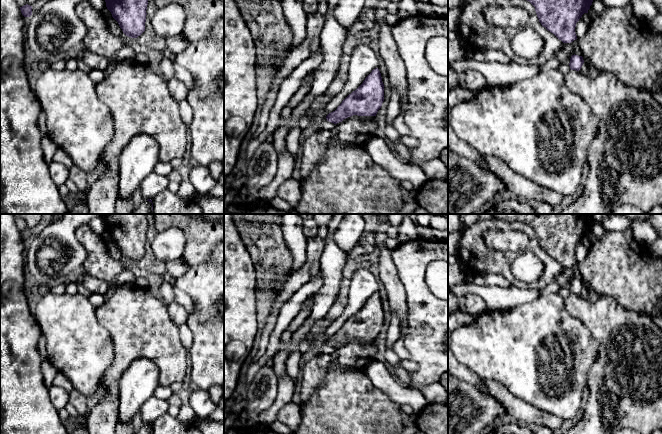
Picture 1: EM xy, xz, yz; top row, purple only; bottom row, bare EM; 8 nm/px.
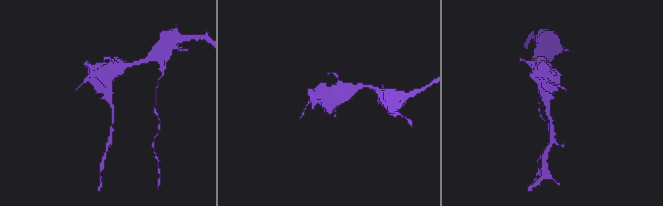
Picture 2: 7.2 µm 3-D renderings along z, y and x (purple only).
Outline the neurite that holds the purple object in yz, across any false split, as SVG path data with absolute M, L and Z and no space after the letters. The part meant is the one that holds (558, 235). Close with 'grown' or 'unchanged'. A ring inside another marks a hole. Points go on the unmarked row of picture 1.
M494 214L504 221L518 221L529 225L534 231L539 246L563 267L577 263L576 247L584 237L588 237L594 219L592 214Z | unchanged

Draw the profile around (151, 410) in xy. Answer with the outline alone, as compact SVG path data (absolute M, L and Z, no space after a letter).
M147 400L140 409L144 424L153 424L159 417L167 413L169 404L164 400Z

